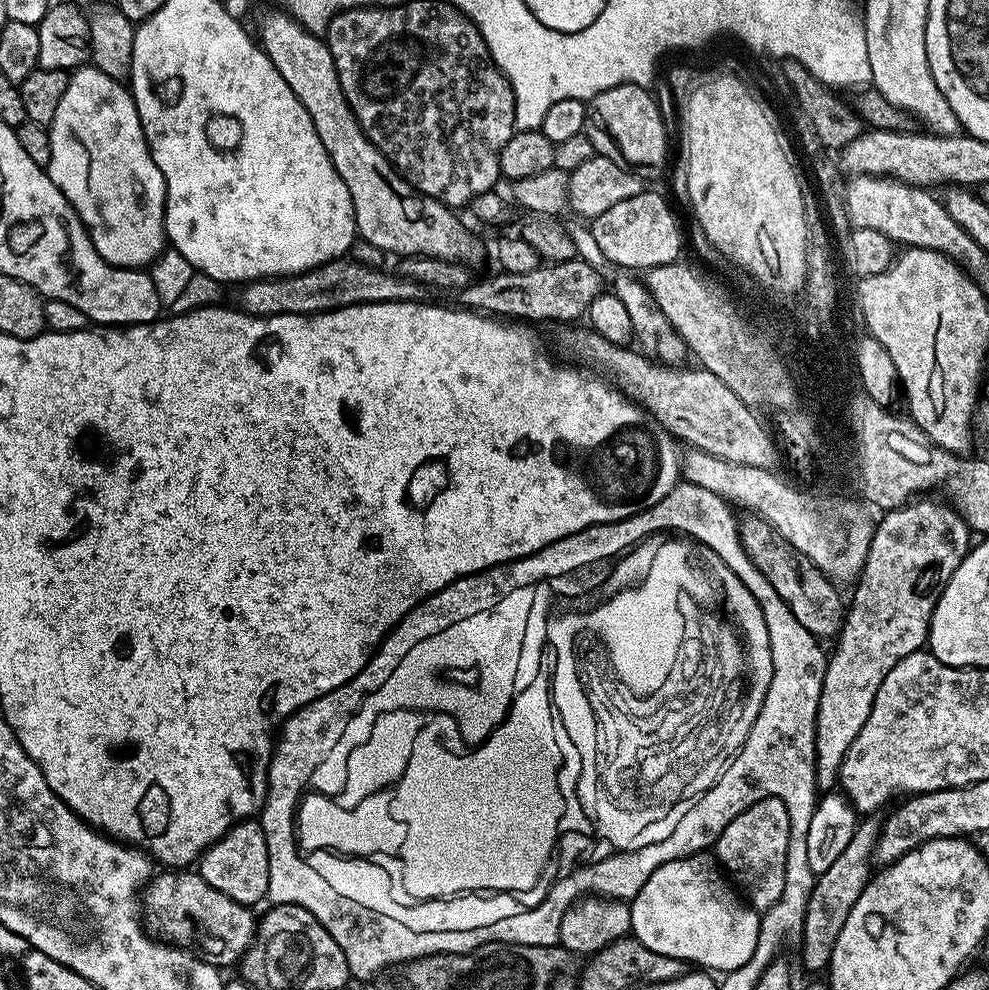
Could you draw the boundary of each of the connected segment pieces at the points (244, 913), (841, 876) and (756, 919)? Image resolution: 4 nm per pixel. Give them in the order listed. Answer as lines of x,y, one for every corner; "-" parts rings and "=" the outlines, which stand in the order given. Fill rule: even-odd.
162,870
153,875
142,889
142,923
145,929
154,933
155,939
174,944
177,948
187,948
196,953
208,964
214,964
221,970
239,965
240,960
248,952
252,941
256,938
258,916
249,905
234,902
234,898
226,898
222,890
214,890
210,882
200,877
196,870
=
876,814
861,819
854,830
854,838
850,838
846,845
846,850
842,850
842,855
830,867
825,868
821,876
816,877
816,885
806,904
805,920
802,922
798,941
800,960
812,972
823,973
827,969
834,942
838,940
838,930
842,930
850,910
854,910
854,902
858,902
862,890
873,875
872,864
874,865
881,823
881,817
=
708,850
658,866
646,878
642,890
632,897
630,907
631,935
642,946
713,973
737,971
750,962
758,945
761,913
733,887
715,855

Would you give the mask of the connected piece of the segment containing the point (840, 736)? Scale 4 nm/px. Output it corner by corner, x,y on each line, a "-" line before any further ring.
916,498
901,508
894,508
883,513
876,524
876,533
872,535
870,550
866,554
864,571
855,585
856,593
852,596
852,604
847,605
844,622
835,637
836,649
828,656
828,665
824,671
822,694
818,698
818,714
816,715
816,733
814,734
814,750
816,751
816,791
828,794
837,787
840,778
842,758
846,758
846,750
850,750
854,738
858,738
858,730
866,726
866,718
870,718
870,710
874,706
874,698
878,694
878,686
910,654
921,651
928,643
928,627
934,606
940,597
940,591
950,582
954,570
968,553
968,523
960,517
951,503
939,504
932,498

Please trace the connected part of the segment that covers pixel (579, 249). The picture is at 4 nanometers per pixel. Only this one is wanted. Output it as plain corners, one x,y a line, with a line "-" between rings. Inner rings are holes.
572,218
572,221
567,221
566,227
570,238
574,241
574,250
577,257
592,266
600,274
601,280
610,291
618,298
622,298
622,306
626,306
626,311
630,318
630,326
632,327
632,335
639,351
664,366
679,365
683,361
680,359
686,356
683,338
676,333
674,326
667,320
666,314
662,314
658,302
651,296
645,281
640,278
635,280
632,277
635,275
631,271
619,268
618,265
608,261
606,254
602,254
598,241
594,238
591,223
585,222
580,218

